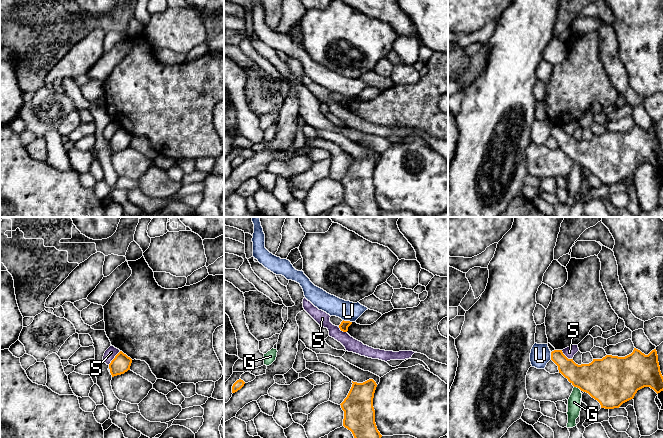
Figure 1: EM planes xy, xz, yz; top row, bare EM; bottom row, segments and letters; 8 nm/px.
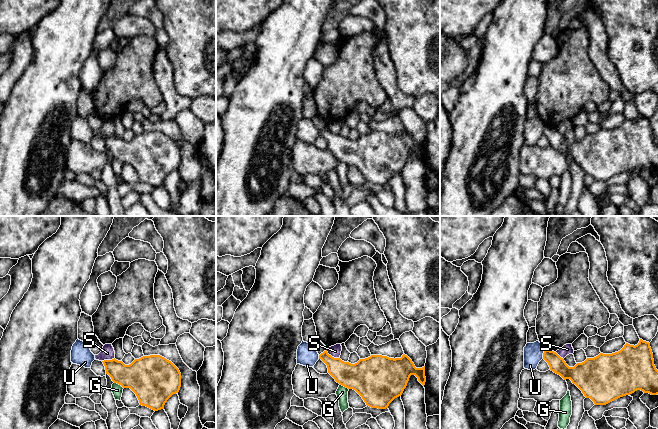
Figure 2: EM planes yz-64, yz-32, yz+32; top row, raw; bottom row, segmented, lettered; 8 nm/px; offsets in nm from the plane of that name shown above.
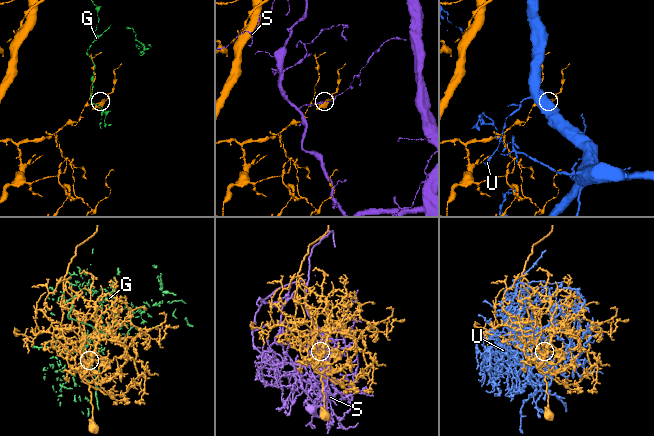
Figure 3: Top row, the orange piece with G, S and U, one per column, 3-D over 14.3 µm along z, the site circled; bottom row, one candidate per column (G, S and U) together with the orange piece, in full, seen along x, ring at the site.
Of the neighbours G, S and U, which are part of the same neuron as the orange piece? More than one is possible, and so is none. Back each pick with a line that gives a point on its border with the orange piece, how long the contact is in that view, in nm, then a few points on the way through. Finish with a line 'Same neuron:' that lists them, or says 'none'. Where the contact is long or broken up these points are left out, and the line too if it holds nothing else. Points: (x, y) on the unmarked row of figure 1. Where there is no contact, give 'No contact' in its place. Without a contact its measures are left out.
Same neuron: none

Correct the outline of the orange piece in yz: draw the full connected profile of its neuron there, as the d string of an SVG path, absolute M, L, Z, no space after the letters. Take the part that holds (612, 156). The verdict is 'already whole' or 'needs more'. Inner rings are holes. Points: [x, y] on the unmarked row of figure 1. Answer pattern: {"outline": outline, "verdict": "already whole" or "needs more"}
{"outline": "M634 124L633 128L625 133L606 131L602 135L593 135L591 139L581 141L576 140L573 135L568 135L562 126L554 126L551 128L551 136L558 142L559 149L574 163L597 176L601 184L619 184L623 179L633 175L637 167L644 163L650 163L657 170L663 167L663 152L656 125L645 131Z", "verdict": "already whole"}

